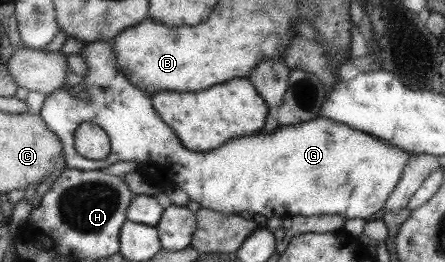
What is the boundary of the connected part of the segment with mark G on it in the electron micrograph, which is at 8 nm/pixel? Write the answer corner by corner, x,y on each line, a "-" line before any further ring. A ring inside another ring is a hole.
85,42
83,47
85,48
80,55
85,58
89,70
82,81
86,84
85,90
89,93
89,98
78,98
64,90
53,92
45,98
40,113
45,124
61,142
62,156
67,162
67,168
81,171
103,170
117,161
143,163
145,159
145,165
151,169
151,173
177,173
177,175
151,175
149,180
163,181
163,185
167,181
165,187
179,186
185,190
189,201
197,201
201,207
219,213
240,215
241,211
249,211
253,214
264,215
267,219
275,216
281,218
304,216
306,218
339,214
345,218
345,221
355,218
369,221
373,213
384,208
387,198
401,179
405,163
411,157
411,153
380,141
373,135
319,115
304,123
278,126
274,132
263,131
256,135
231,139
213,151
205,153
189,151
176,137
171,127
168,127
159,117
153,107
151,97
145,95
142,89
135,87
125,75
118,71
111,42
-
81,123
95,123
107,133
111,155
97,161
79,155
75,149
74,136

